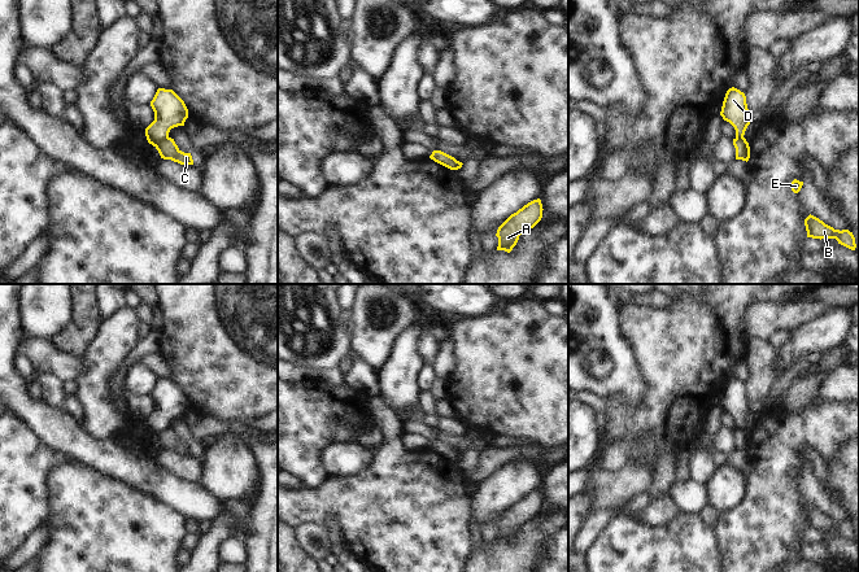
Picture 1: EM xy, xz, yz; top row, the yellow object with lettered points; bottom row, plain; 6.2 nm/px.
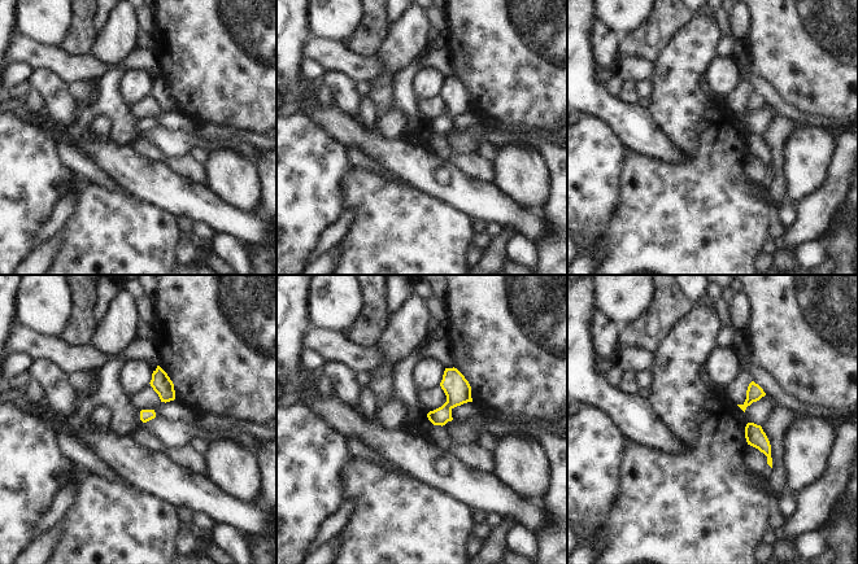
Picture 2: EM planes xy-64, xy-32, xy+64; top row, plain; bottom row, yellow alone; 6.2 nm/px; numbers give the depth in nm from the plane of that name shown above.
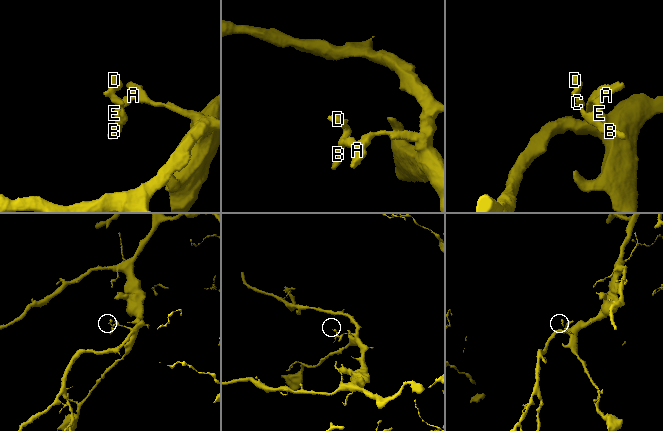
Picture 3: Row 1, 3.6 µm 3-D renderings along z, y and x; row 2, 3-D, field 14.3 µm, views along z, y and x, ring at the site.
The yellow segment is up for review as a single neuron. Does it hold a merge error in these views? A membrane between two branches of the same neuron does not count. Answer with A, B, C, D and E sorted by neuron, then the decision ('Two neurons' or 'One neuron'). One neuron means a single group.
Groups: A B C E / D. Two neurons.

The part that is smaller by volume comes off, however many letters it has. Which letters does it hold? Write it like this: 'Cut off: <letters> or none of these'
Cut off: D

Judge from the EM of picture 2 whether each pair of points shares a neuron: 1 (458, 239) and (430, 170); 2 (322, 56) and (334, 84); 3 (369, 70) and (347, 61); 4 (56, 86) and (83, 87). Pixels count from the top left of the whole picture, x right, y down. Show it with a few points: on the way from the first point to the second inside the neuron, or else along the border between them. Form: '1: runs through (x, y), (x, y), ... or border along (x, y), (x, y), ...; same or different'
1: border along (416, 187), (460, 209), (469, 217); different
2: border along (326, 71), (339, 71), (356, 83); different
3: runs through (364, 69), (357, 69), (352, 65); same
4: border along (68, 84), (68, 91), (77, 100); different

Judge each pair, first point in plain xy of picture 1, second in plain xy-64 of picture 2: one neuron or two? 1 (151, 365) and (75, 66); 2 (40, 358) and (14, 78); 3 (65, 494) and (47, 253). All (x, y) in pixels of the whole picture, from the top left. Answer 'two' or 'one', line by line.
1: one
2: two
3: two

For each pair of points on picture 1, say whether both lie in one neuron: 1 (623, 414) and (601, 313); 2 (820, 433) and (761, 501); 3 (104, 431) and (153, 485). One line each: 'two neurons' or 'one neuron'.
1: two neurons
2: one neuron
3: two neurons

